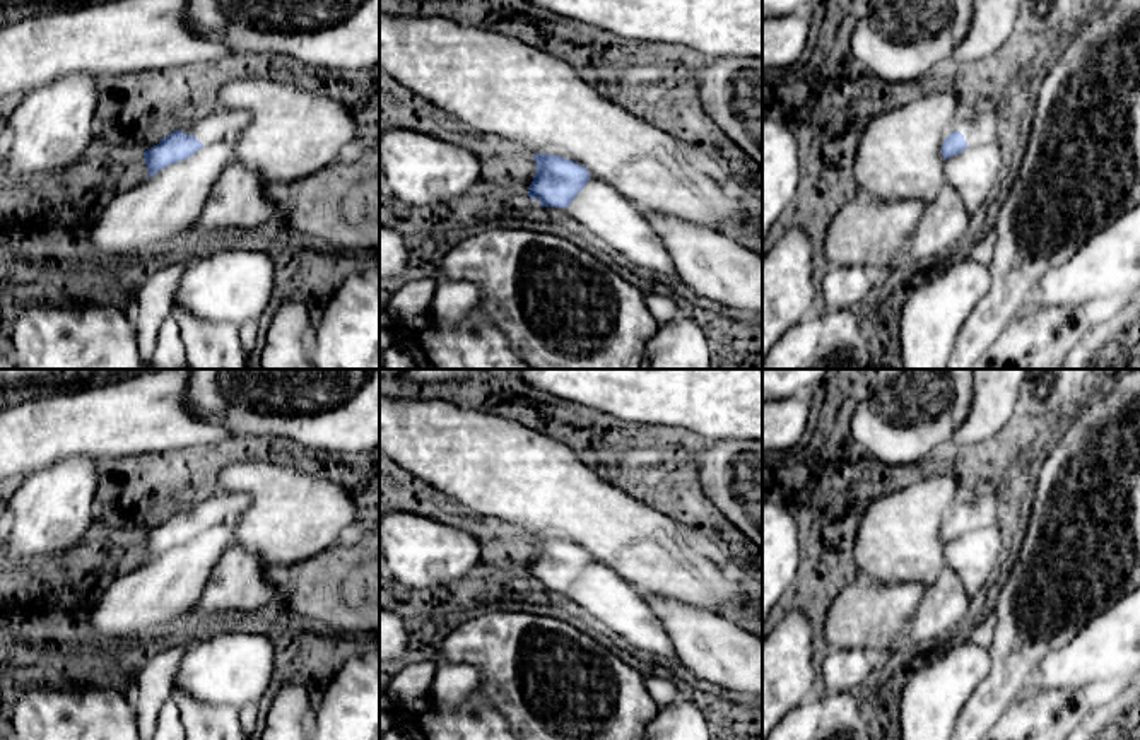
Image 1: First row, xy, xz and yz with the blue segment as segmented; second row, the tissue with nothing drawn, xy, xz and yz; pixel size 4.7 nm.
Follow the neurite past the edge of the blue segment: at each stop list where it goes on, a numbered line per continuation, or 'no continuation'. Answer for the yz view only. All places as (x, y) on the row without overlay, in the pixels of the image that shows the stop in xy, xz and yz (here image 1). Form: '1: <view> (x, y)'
1: yz (981, 511)

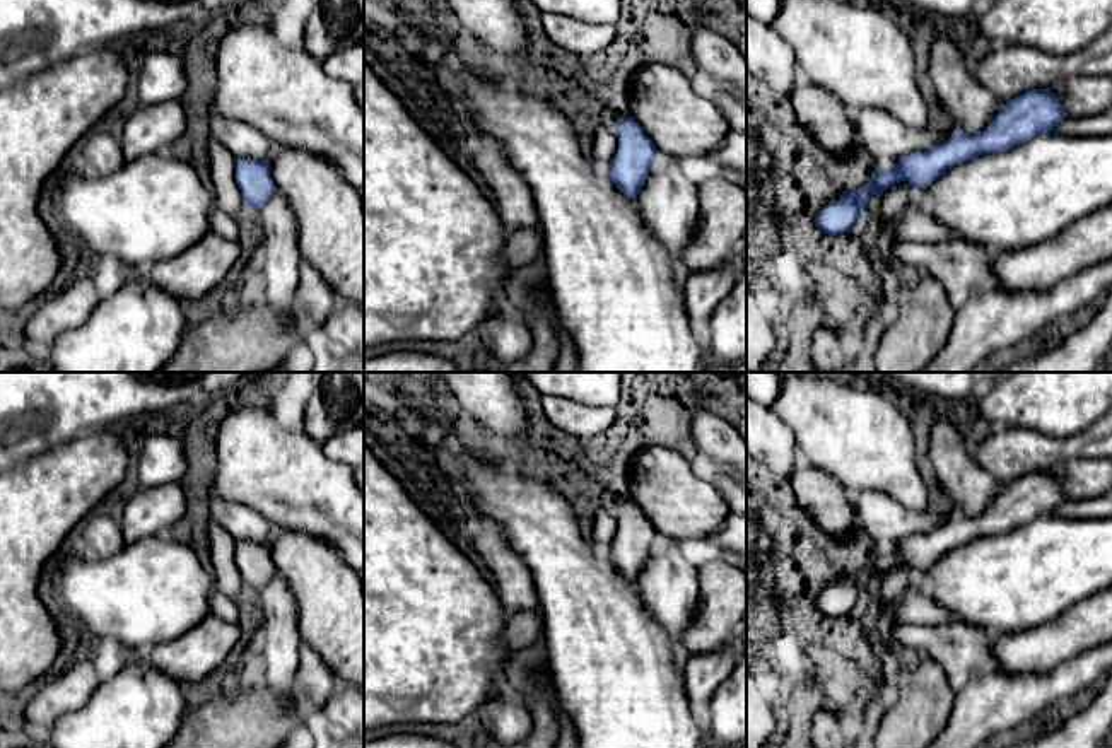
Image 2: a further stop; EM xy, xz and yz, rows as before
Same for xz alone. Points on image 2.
no continuation

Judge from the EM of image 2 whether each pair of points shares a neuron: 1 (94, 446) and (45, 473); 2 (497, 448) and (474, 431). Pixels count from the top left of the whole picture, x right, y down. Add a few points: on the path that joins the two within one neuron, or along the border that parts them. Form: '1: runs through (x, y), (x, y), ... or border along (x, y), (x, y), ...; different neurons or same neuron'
1: runs through (82, 458), (67, 473), (57, 473); same neuron
2: runs through (492, 448), (479, 436); same neuron

